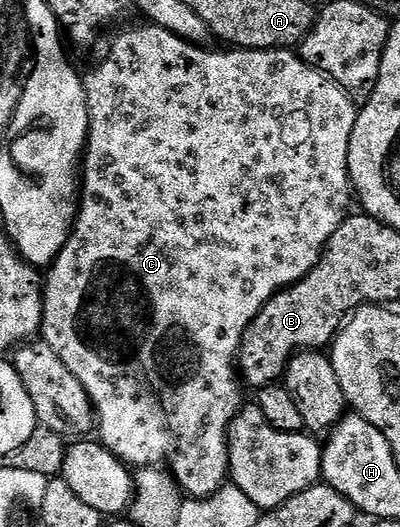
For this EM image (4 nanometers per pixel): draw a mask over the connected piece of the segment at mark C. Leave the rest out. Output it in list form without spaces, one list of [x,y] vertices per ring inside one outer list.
[[[144,24],[134,30],[125,30],[113,38],[109,46],[109,55],[94,68],[88,75],[84,75],[85,95],[87,96],[87,108],[89,109],[89,140],[83,155],[83,185],[79,190],[79,213],[77,221],[70,234],[67,244],[59,252],[59,256],[48,267],[43,278],[43,293],[45,295],[45,319],[41,321],[40,337],[51,349],[67,364],[79,384],[87,392],[87,396],[93,401],[93,413],[95,415],[95,434],[102,446],[107,447],[116,458],[133,468],[160,467],[164,464],[169,473],[177,480],[177,485],[185,491],[190,498],[210,498],[215,491],[226,485],[229,478],[229,425],[235,420],[243,405],[241,390],[243,386],[239,378],[237,367],[237,353],[243,340],[243,332],[259,316],[259,312],[280,290],[286,290],[291,284],[303,280],[321,259],[321,253],[325,251],[327,240],[335,236],[339,224],[343,224],[349,210],[349,194],[351,198],[351,183],[349,181],[349,145],[351,144],[351,132],[355,132],[355,120],[357,119],[358,103],[350,98],[348,92],[335,80],[331,80],[322,70],[316,70],[301,59],[300,53],[292,49],[287,50],[238,50],[236,48],[221,48],[225,50],[205,50],[204,45],[188,42],[171,32],[167,32],[161,26]]]

